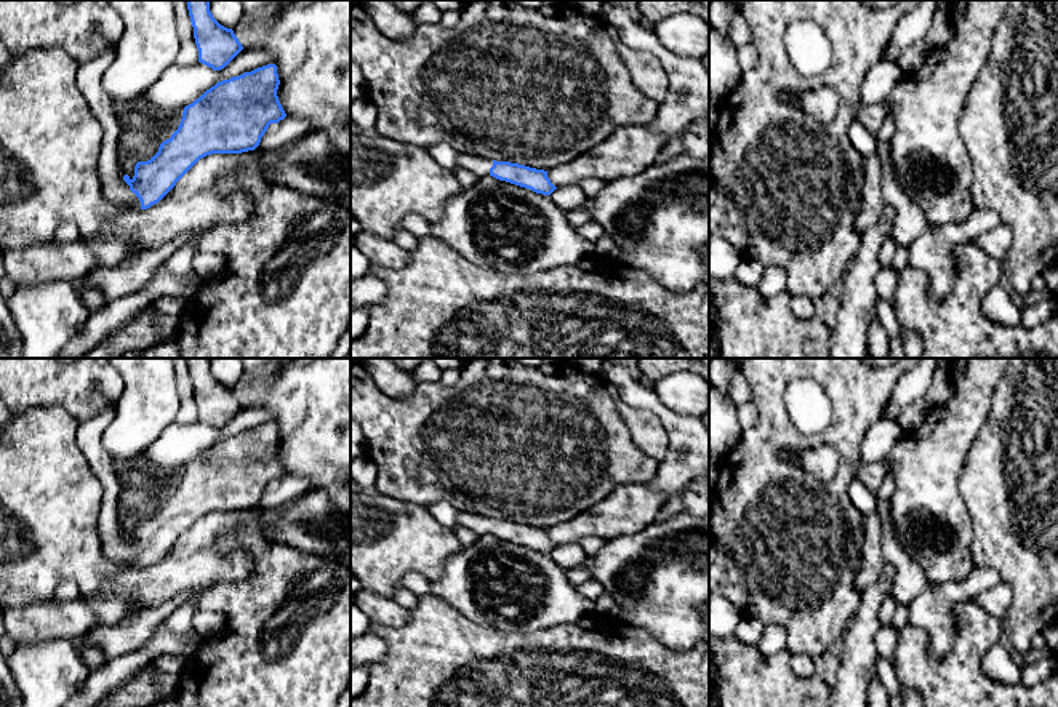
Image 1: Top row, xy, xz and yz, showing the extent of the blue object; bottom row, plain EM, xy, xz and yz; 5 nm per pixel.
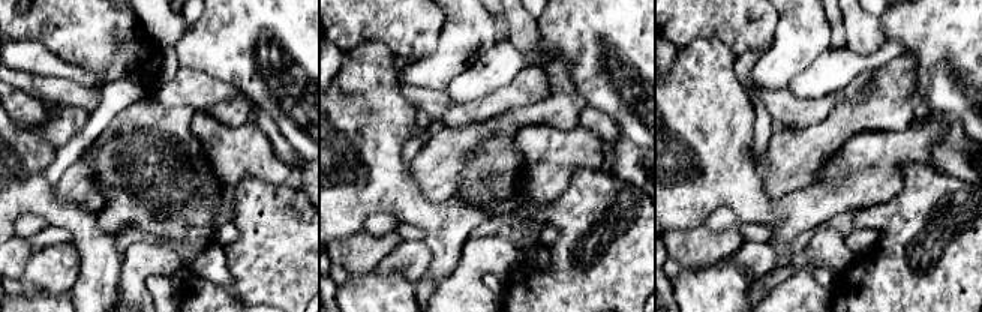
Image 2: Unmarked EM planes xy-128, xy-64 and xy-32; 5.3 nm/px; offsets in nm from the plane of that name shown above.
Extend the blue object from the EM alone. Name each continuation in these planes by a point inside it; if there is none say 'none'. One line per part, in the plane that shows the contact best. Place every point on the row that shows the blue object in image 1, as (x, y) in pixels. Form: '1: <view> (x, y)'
1: xy (135, 203)

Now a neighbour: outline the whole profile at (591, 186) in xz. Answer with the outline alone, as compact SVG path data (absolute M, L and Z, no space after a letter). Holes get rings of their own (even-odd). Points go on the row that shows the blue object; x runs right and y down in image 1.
M586 178L576 186L586 194L587 198L594 198L605 189L607 182L599 178Z

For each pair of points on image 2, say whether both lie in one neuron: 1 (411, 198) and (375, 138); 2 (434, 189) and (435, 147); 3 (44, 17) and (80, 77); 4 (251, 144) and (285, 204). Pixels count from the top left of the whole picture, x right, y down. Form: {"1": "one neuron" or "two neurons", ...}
{"1": "one neuron", "2": "one neuron", "3": "two neurons", "4": "two neurons"}

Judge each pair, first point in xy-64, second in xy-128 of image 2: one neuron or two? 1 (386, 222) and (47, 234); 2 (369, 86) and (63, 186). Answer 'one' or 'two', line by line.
1: two
2: two

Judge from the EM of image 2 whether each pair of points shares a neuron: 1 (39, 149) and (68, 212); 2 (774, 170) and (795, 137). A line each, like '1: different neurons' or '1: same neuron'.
1: same neuron
2: same neuron

